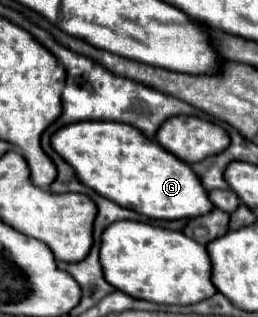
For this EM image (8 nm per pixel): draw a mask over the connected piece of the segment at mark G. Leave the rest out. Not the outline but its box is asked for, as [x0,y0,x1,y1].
[51,121,213,221]

